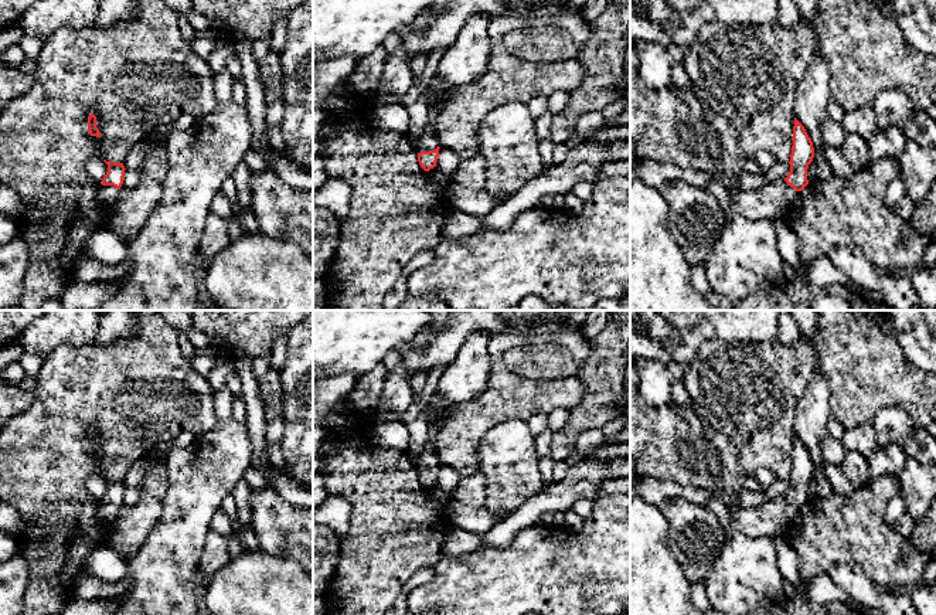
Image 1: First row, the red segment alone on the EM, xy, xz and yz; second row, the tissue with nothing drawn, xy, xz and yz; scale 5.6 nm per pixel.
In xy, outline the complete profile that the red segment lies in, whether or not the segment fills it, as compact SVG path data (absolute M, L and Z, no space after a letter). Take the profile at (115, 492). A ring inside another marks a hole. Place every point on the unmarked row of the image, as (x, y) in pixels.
M103 479L108 482L108 489L99 502L98 517L102 524L110 526L122 512L120 504L126 486L123 480Z

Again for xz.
M476 332L460 349L455 361L443 371L436 393L428 404L428 436L421 455L412 459L418 479L425 489L436 483L439 475L435 442L439 431L438 418L456 404L473 401L484 391L491 360L487 333Z

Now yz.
M794 435L792 458L793 458L793 463L789 479L790 489L784 497L777 497L752 507L736 507L736 506L728 507L736 533L742 533L752 538L773 537L776 534L782 534L792 524L799 510L809 502L807 486L809 482L813 479L814 465L804 444L796 435Z

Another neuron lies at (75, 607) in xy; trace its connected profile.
M72 598L62 615L109 615L115 609L113 599L78 599Z

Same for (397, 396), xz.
M399 363L392 371L385 373L379 398L379 417L387 421L399 421L412 400L413 393L408 374L404 363Z

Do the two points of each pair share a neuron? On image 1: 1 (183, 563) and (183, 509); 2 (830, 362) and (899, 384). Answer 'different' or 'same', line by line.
1: same
2: same

